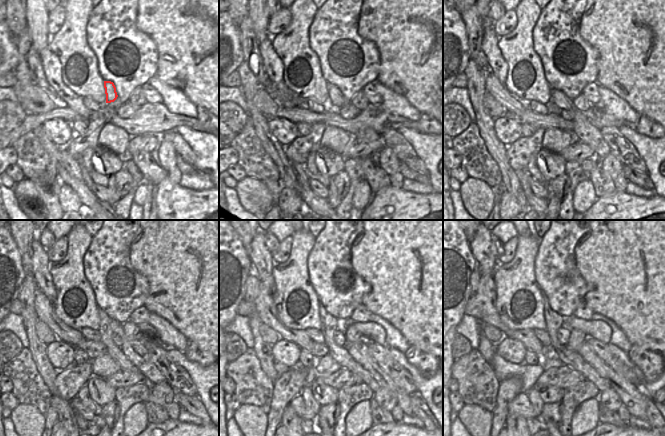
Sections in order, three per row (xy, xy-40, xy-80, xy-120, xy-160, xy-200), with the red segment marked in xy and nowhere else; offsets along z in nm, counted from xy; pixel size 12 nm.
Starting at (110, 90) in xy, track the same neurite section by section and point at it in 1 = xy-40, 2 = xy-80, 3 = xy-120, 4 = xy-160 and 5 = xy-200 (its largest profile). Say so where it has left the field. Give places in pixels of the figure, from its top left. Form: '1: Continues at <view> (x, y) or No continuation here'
1: Continues at xy-40 (336, 99)
2: Continues at xy-80 (583, 130)
3: Continues at xy-120 (131, 346)
4: Continues at xy-160 (358, 350)
5: Continues at xy-200 (634, 399)

